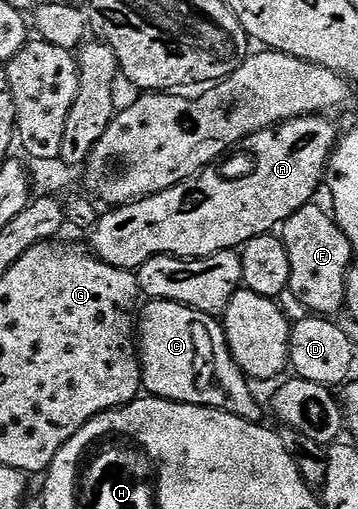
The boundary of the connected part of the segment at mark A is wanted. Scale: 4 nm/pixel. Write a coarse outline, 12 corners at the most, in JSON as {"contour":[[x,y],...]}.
{"contour":[[322,114],[249,137],[254,172],[214,170],[103,211],[93,255],[137,270],[273,233],[323,187]]}

